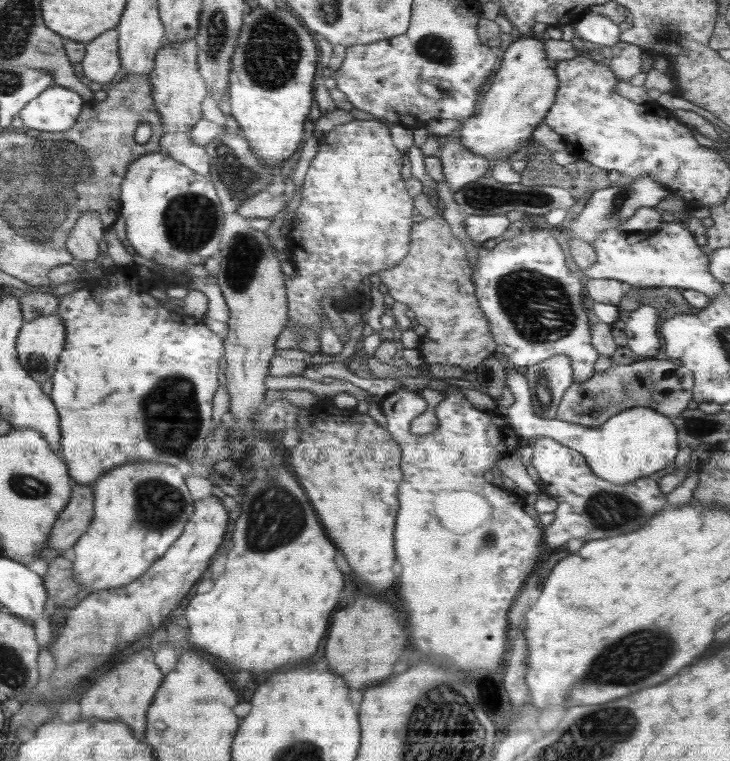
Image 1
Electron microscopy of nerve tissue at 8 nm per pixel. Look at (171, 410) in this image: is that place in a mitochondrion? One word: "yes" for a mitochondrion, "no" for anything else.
yes

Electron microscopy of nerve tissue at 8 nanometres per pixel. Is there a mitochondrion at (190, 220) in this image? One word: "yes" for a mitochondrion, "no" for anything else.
yes

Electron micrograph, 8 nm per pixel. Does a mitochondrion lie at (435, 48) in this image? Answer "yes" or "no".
yes

